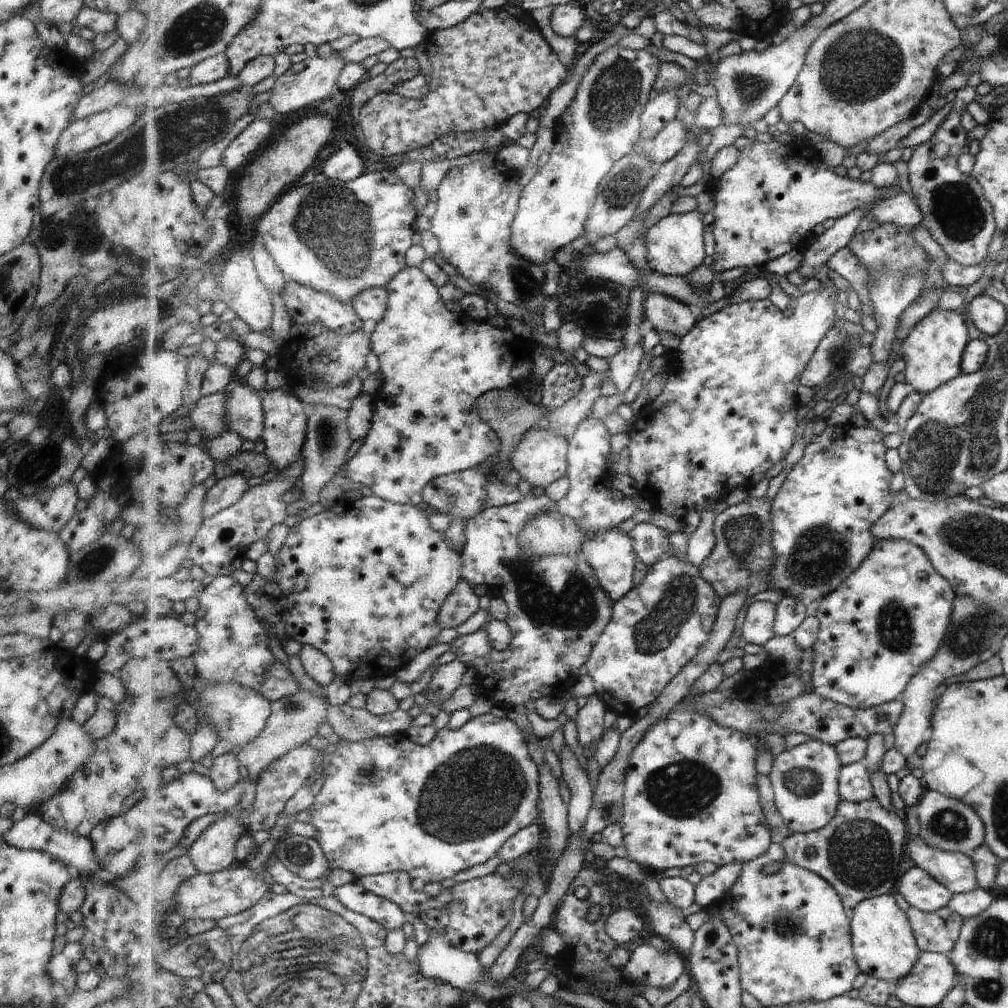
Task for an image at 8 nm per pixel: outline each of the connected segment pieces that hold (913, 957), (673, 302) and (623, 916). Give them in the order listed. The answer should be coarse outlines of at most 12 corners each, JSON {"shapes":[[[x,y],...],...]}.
{"shapes":[[[893,895],[851,910],[860,969],[895,984],[922,953]],[[647,293],[645,314],[659,333],[685,337],[696,309],[671,296]],[[631,908],[615,909],[605,930],[618,945],[633,942],[643,921]]]}

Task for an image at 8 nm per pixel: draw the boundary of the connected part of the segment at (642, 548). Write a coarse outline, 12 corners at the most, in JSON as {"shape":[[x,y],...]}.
{"shape":[[641,519],[630,531],[647,568],[670,556],[670,534]]}

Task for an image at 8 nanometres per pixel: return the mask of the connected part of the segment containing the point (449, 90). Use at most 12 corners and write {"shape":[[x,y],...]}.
{"shape":[[531,11],[430,31],[423,100],[361,110],[377,157],[538,115],[570,69]]}

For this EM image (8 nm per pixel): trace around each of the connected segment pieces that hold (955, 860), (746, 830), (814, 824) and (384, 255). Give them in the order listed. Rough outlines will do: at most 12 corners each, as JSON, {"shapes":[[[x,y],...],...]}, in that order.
{"shapes":[[[919,834],[908,856],[952,893],[979,889],[968,855],[927,844]],[[693,692],[633,750],[623,847],[649,871],[772,845],[757,734]],[[813,739],[774,759],[775,804],[791,832],[839,810],[835,745]],[[317,176],[259,220],[289,281],[352,305],[408,268],[413,188]]]}

